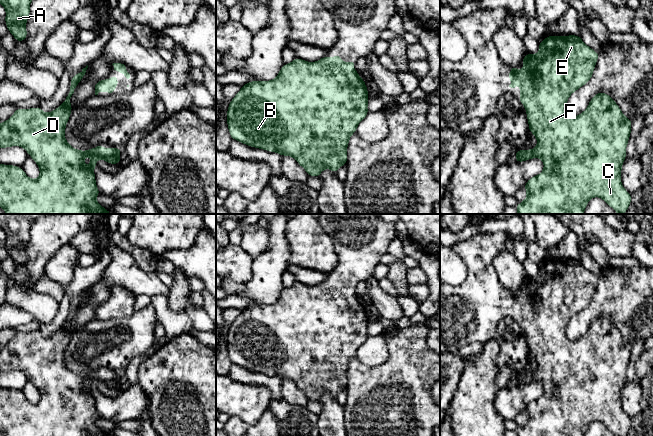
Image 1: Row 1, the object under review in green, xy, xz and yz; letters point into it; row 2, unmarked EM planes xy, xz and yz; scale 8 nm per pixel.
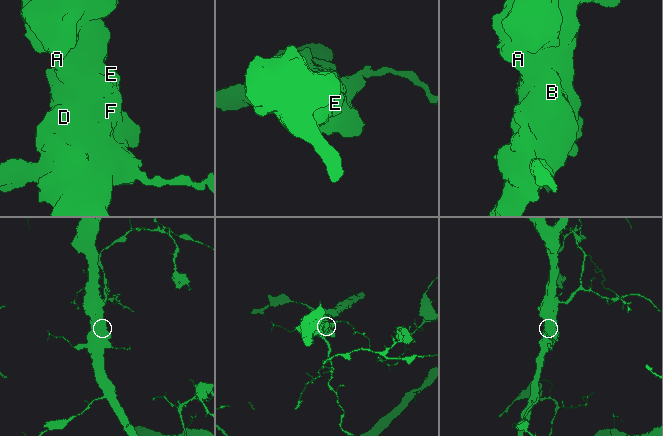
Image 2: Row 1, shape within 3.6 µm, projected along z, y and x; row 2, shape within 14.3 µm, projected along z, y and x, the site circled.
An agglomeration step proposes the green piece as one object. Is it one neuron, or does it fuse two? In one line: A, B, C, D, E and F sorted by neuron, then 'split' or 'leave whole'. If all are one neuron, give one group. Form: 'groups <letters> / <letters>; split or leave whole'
groups A B C D E F; leave whole

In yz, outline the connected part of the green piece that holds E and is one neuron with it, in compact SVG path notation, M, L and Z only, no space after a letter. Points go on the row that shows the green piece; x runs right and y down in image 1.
M550 35L539 42L537 54L527 53L524 56L522 71L510 66L508 77L512 83L509 87L515 88L517 84L520 85L519 100L526 110L529 131L537 139L534 149L516 150L514 161L524 162L539 158L544 164L543 171L531 177L523 187L527 196L515 206L517 214L584 214L588 202L593 197L604 200L618 214L624 214L628 210L632 195L621 183L621 168L627 157L626 147L631 135L632 120L628 119L613 98L604 92L594 95L586 110L578 116L571 116L566 110L571 94L592 78L598 56L599 53L587 46L578 35Z

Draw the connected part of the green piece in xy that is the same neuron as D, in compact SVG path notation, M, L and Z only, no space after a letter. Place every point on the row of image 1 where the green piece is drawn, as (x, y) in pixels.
M88 65L80 73L75 74L70 82L70 92L63 103L55 110L45 113L38 107L23 109L17 108L13 115L5 122L0 123L0 148L19 146L26 150L30 157L35 161L40 170L37 179L29 178L21 167L15 165L0 164L0 207L6 214L111 214L97 201L96 197L100 194L96 185L94 168L96 162L102 159L109 164L119 164L119 148L103 148L101 144L97 147L81 151L73 148L65 138L66 124L70 118L72 106L70 98L76 86L83 79Z

